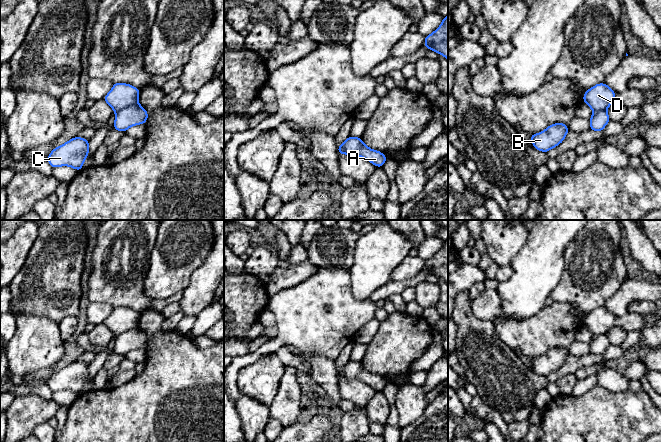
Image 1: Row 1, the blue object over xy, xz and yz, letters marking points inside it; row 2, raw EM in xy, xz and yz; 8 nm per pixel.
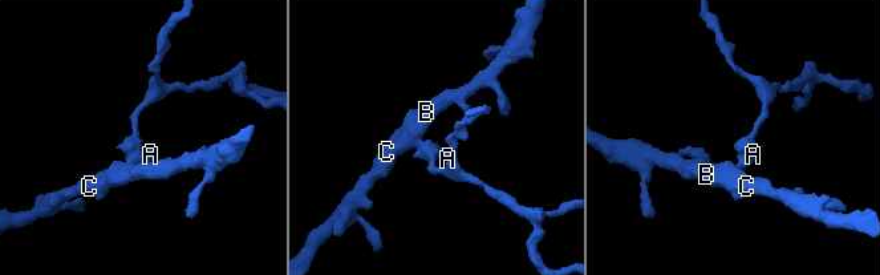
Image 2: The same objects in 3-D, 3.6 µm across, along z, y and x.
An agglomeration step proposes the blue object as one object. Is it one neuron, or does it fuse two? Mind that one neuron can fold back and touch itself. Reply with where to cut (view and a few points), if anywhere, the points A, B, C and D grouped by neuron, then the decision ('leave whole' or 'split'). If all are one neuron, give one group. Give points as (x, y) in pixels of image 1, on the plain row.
xy (136, 326), (116, 336) | A B C / D | split

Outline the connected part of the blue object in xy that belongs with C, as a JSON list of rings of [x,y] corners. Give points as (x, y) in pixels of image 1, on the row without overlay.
[[[74,361],[59,371],[54,372],[47,381],[52,392],[70,390],[81,395],[89,377],[89,364]]]

